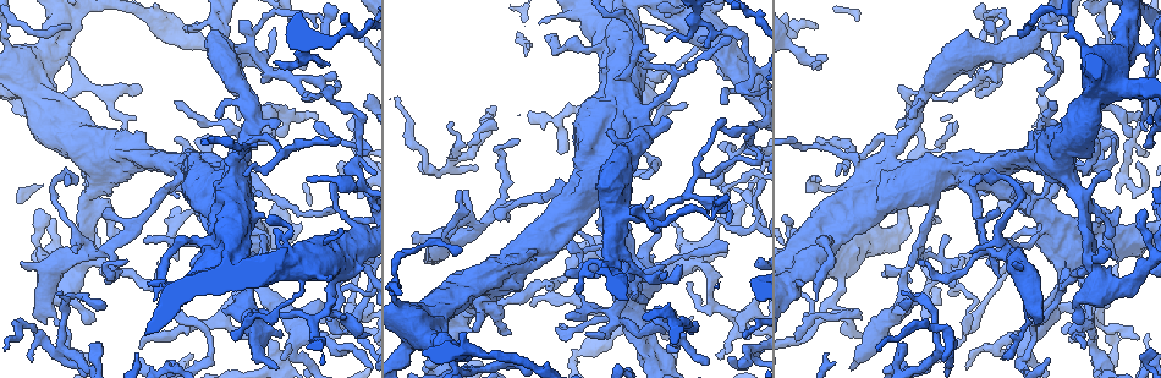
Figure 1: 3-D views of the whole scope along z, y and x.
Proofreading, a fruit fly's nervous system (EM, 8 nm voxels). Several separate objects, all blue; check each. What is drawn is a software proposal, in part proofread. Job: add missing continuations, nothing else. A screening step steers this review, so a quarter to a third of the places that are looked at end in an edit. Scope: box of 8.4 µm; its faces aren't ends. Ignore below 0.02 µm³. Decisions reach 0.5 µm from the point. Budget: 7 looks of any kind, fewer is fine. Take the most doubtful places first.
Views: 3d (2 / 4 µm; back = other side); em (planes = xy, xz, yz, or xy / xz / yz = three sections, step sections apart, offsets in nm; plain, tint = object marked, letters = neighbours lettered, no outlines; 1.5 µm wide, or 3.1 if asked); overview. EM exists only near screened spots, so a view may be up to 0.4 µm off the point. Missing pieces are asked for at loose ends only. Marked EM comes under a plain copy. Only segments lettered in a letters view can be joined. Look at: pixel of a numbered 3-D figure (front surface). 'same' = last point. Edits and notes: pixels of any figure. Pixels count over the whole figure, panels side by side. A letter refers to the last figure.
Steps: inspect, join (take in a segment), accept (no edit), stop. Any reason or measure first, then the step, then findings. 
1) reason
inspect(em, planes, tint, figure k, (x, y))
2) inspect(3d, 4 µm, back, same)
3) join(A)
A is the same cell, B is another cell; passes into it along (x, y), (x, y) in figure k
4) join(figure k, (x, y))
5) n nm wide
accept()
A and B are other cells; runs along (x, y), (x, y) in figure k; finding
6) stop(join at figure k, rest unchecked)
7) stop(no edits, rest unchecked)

an open end
inspect(em, planes, letters, figure 1, (720, 218))

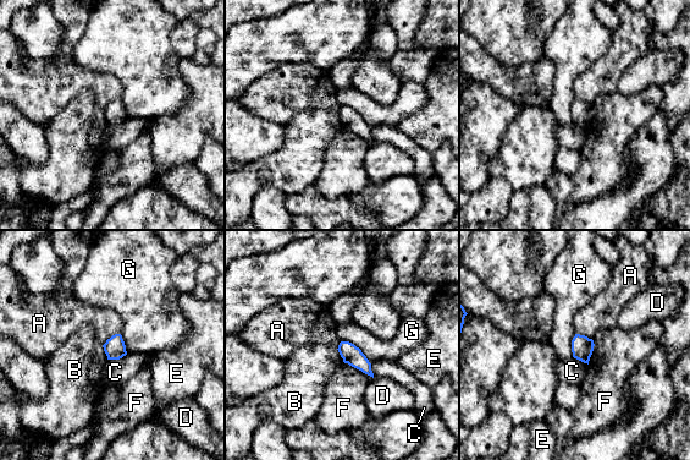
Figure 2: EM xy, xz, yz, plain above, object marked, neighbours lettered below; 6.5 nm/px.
accept()
A, B, C, D, E, F and G are other cells; border along (341, 340), (353, 343), (370, 363) in figure 2; no lettered segment goes on from it

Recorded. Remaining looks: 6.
branch stops here
inspect(em, xy, step 8, letters, figure 1, (818, 62))

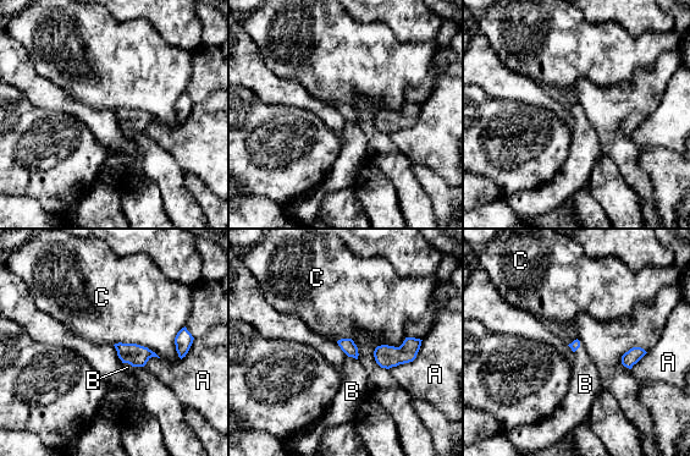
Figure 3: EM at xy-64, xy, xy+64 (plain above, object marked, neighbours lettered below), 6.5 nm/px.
C touches over 320 nm
join(B)
B is the same cell, A and C are other cells; the neuron continues

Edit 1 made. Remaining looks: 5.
thin end
inspect(em, planes, letters, figure 1, (1082, 347))

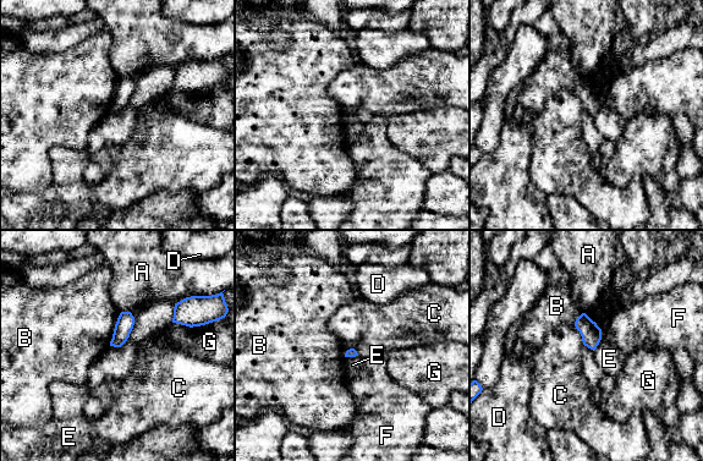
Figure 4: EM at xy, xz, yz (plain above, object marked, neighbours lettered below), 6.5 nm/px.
accept()
A, B, C, D, E, F and G are other cells; border along (574, 325), (583, 344) in figure 4; none of them fits

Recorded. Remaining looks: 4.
stop(join at figure 3, rest unchecked)

